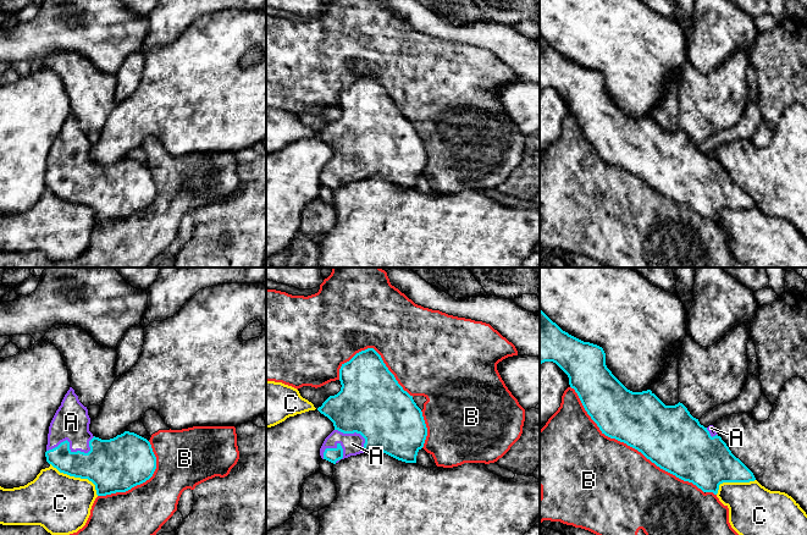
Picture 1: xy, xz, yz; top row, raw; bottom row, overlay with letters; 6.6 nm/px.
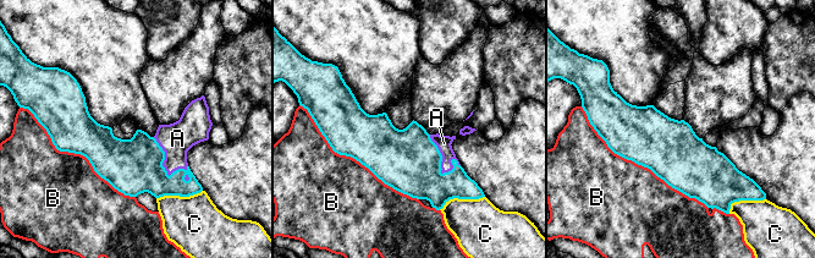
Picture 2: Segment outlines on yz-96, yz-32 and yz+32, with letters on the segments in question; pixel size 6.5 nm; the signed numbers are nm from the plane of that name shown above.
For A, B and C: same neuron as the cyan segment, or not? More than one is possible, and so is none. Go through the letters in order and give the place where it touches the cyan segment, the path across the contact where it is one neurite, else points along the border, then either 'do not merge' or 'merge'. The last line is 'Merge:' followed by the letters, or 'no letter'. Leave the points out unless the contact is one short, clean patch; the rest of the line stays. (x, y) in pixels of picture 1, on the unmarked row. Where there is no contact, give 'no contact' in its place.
A: contact xy (72, 178); way xy (108, 191), (72, 178), (71, 148); merge
B: contact yz (630, 172); do not merge
C: contact xy (77, 203); do not merge
Merge: A

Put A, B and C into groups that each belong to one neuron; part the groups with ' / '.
A / B / C

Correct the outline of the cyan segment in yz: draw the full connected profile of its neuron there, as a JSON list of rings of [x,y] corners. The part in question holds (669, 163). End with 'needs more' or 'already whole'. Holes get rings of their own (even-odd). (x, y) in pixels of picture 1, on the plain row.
[[[540,34],[540,90],[545,88],[555,89],[568,101],[570,114],[602,160],[637,176],[660,195],[714,221],[723,209],[756,206],[753,199],[731,180],[713,151],[701,151],[680,128],[665,132],[651,116],[628,116],[607,94],[602,73],[563,57]]]; needs more

